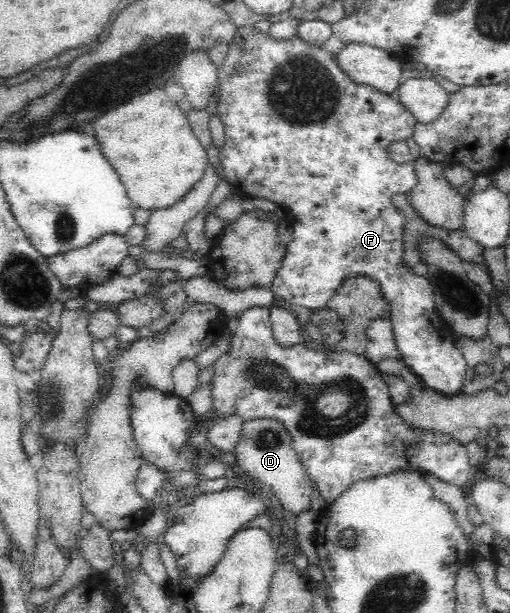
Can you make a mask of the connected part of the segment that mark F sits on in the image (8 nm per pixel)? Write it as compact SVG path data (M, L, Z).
M254 25L237 27L233 42L229 44L229 50L223 60L222 65L217 67L218 103L216 112L222 121L225 134L225 144L219 151L225 179L228 180L229 186L232 186L236 192L240 192L245 197L258 197L272 201L279 210L286 210L288 213L286 218L295 223L295 234L292 235L292 240L287 244L281 267L277 270L271 284L271 291L276 297L283 298L295 307L303 307L307 313L310 313L326 307L328 300L335 295L338 287L346 278L354 275L368 275L368 277L376 279L380 283L384 300L389 306L388 317L392 321L392 333L394 333L394 339L396 339L400 360L404 361L428 388L434 389L448 398L456 396L464 386L467 371L466 361L462 356L462 351L455 345L454 338L456 336L453 334L453 330L440 327L442 322L440 322L440 318L434 311L435 296L430 281L425 275L413 273L412 269L403 262L402 226L404 218L396 210L394 204L391 203L391 198L395 194L412 190L416 186L416 182L418 182L413 160L409 163L398 164L388 157L388 146L392 142L412 138L412 134L416 130L416 124L418 124L416 117L400 103L400 99L395 95L382 93L382 91L370 87L370 85L358 84L350 79L337 64L336 53L333 54L325 50L321 45L306 43L298 35L294 35L291 39L280 40L270 37L268 31L261 32Z

